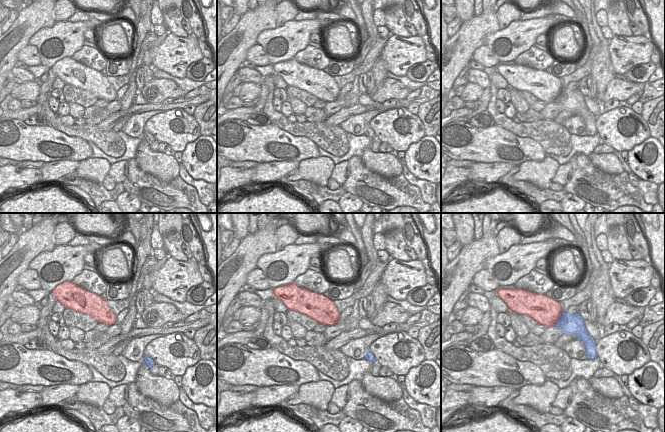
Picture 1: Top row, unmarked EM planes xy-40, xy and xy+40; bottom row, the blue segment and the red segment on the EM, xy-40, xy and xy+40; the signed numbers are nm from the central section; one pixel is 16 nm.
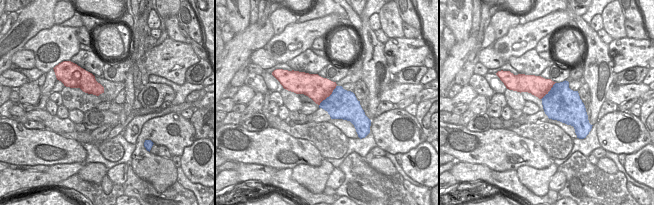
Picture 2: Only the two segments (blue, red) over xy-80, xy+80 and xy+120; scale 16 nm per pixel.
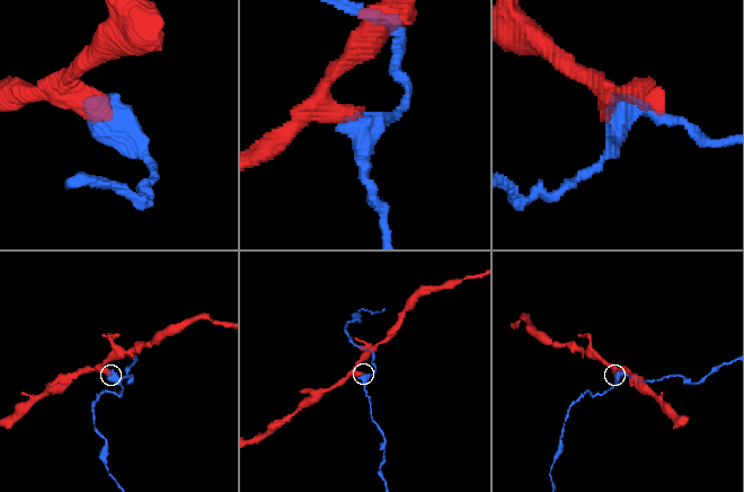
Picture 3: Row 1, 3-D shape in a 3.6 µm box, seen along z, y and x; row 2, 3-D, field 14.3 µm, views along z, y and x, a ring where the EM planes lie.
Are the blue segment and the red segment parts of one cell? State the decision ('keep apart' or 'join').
keep apart

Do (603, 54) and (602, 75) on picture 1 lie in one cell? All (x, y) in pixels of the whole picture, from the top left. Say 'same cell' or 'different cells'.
same cell

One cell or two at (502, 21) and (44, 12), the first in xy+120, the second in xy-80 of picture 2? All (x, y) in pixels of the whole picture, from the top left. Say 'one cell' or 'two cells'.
two cells

